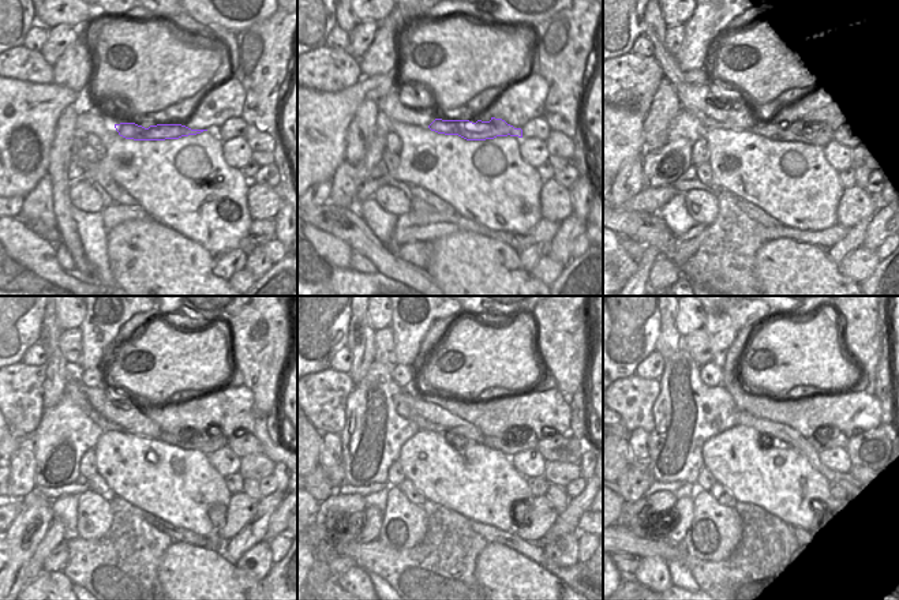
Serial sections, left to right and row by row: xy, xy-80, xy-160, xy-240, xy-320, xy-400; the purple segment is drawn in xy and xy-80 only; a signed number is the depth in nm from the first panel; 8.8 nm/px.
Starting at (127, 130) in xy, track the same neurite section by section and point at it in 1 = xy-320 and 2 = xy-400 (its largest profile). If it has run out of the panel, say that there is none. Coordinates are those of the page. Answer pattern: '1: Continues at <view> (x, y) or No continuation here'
1: Continues at xy-320 (521, 441)
2: Continues at xy-400 (832, 438).

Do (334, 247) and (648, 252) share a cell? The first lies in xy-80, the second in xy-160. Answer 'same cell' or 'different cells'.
different cells

